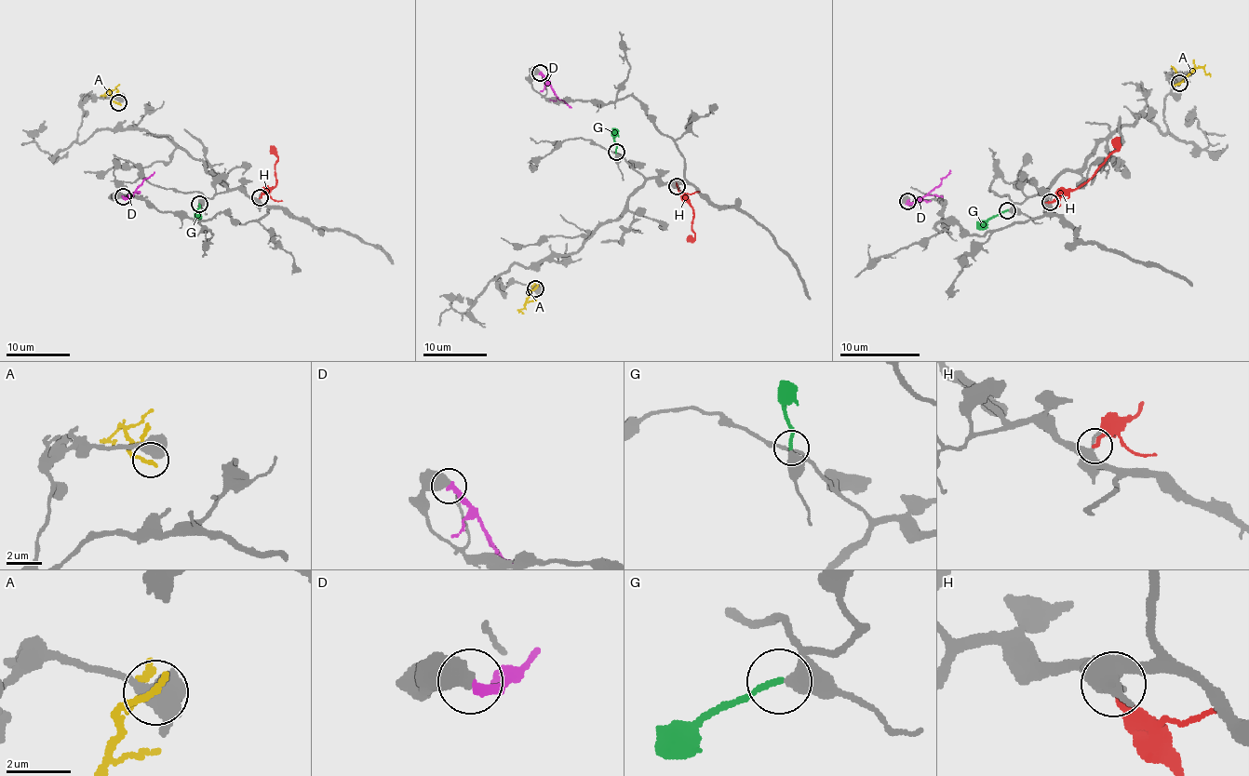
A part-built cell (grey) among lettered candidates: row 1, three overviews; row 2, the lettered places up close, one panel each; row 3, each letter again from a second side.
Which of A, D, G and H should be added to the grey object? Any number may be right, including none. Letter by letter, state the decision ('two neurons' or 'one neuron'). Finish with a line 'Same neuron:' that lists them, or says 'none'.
A: two neurons
D: two neurons
G: one neuron
H: two neurons
Same neuron: G

